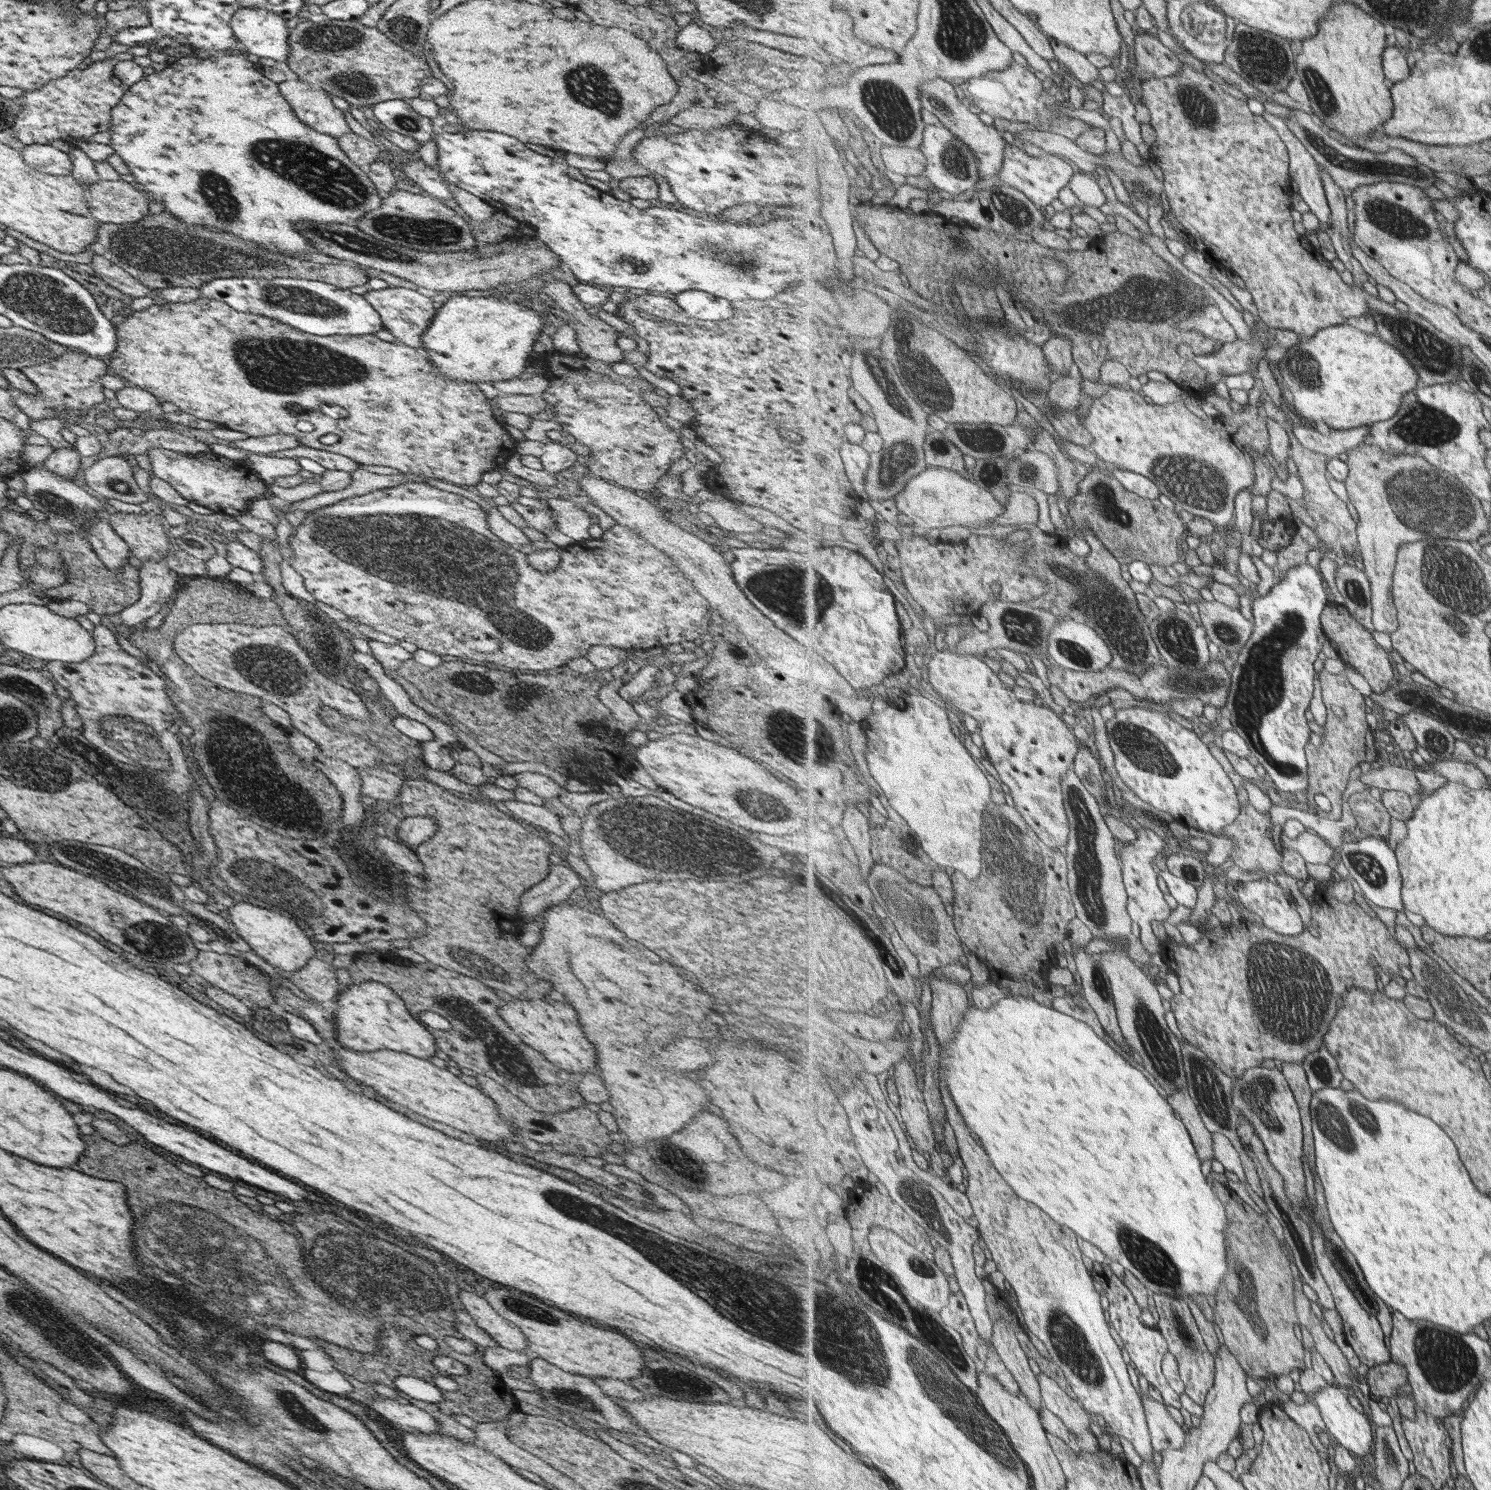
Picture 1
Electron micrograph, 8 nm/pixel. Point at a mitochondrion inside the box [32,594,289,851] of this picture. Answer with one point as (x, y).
(130, 736)

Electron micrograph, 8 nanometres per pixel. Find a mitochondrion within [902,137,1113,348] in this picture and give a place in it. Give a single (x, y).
(1008, 206)

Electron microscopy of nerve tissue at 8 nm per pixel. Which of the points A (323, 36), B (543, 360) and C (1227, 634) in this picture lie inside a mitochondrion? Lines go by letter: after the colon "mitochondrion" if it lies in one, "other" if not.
A: mitochondrion
B: other
C: mitochondrion

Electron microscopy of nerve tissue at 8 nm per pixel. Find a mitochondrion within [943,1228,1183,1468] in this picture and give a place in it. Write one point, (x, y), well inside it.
(1066, 1337)

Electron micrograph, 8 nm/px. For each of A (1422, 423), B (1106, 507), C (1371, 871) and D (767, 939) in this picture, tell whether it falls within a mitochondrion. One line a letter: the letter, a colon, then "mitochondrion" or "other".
A: mitochondrion
B: mitochondrion
C: mitochondrion
D: mitochondrion

